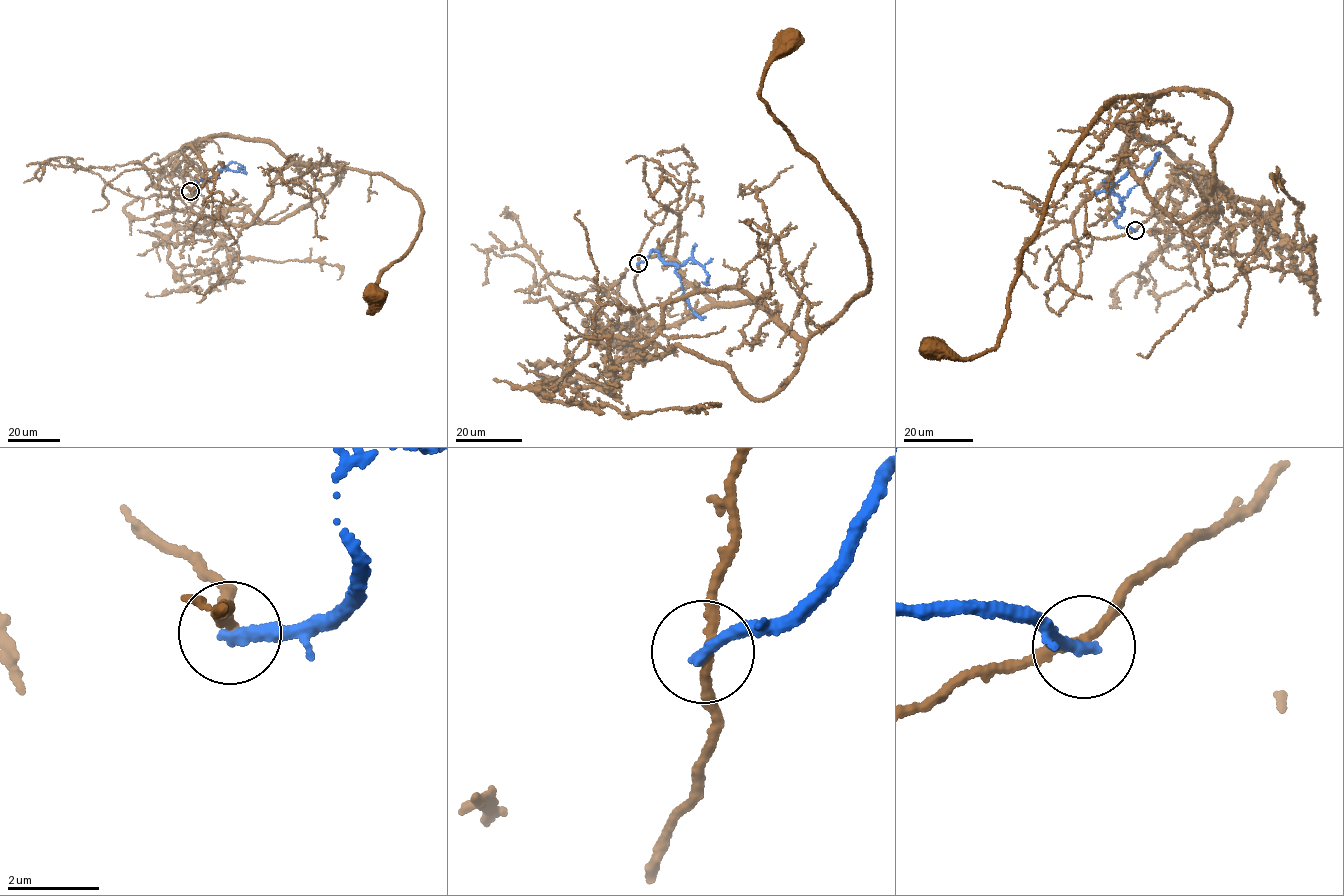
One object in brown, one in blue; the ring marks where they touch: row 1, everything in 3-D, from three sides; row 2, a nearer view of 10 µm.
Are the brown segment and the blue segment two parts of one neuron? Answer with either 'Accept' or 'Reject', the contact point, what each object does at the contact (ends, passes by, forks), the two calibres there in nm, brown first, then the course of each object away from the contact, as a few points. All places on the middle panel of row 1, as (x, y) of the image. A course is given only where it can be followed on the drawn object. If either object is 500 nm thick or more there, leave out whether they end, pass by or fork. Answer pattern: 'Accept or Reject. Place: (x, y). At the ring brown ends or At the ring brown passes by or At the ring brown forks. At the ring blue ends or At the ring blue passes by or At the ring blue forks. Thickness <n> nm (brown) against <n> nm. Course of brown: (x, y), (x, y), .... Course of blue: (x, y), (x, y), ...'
Reject. Place: (638, 263). At the ring brown passes by. At the ring blue ends. Thickness 180 nm (brown) against 280 nm. Course of brown: (638, 264), (654, 329), (752, 299), (806, 339), (868, 288), (849, 210), (760, 96), (770, 55), (790, 42). Course of blue: (638, 264), (656, 250), (665, 263), (675, 266), (692, 311), (706, 317)

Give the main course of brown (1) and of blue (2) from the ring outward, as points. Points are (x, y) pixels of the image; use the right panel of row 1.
1: (1135, 230), (1177, 166), (1120, 122), (1150, 94), (1105, 104), (1060, 172), (996, 345), (932, 344)
2: (1135, 230), (1120, 227), (1115, 221), (1123, 211), (1121, 200), (1145, 175), (1158, 154)

